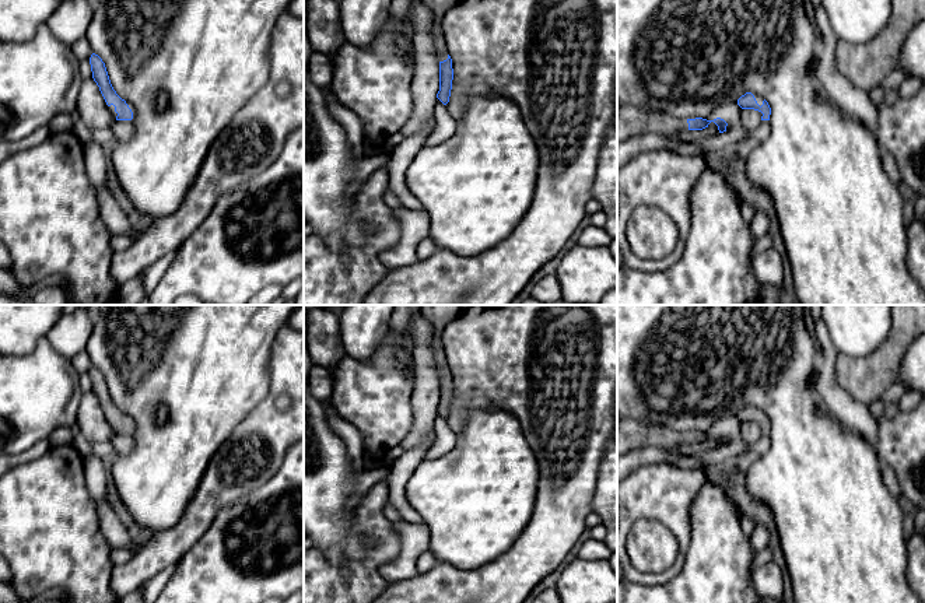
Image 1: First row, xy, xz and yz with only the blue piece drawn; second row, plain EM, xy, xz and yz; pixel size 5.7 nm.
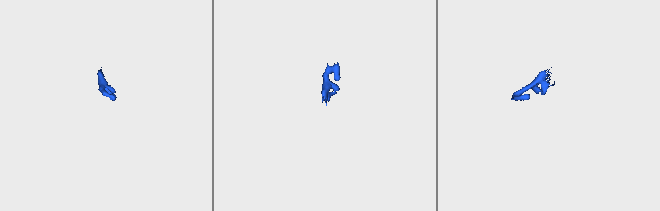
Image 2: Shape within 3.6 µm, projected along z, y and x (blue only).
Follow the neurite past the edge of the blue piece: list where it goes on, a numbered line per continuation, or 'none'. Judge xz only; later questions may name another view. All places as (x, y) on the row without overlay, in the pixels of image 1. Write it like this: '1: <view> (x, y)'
1: xz (440, 316)

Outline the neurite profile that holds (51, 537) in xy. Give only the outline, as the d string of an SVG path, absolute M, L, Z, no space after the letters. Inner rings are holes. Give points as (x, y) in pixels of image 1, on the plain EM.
M73 444L50 446L39 459L24 463L0 478L0 555L13 575L13 589L24 600L60 589L62 603L120 603L111 586L111 544L102 534L98 508L85 484L84 456Z

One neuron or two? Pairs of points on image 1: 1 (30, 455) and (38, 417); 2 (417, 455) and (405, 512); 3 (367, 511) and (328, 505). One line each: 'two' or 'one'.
1: two
2: one
3: two

